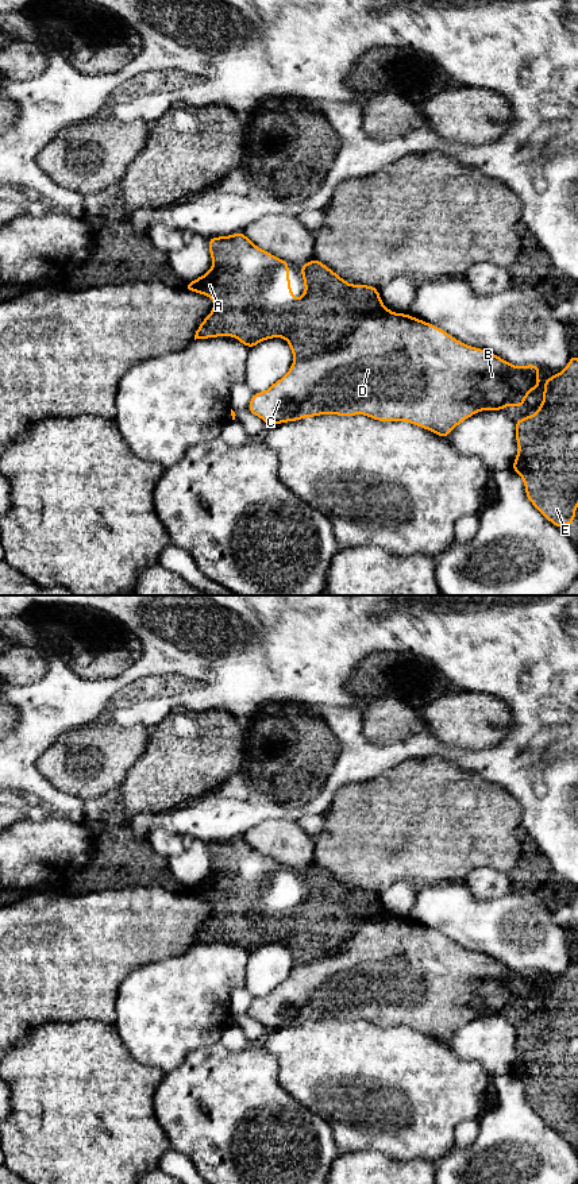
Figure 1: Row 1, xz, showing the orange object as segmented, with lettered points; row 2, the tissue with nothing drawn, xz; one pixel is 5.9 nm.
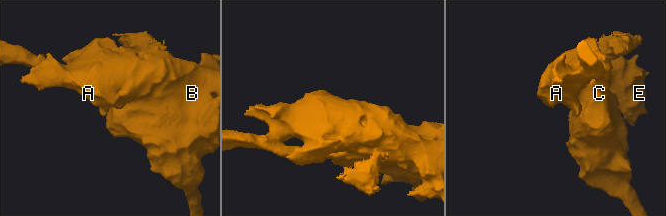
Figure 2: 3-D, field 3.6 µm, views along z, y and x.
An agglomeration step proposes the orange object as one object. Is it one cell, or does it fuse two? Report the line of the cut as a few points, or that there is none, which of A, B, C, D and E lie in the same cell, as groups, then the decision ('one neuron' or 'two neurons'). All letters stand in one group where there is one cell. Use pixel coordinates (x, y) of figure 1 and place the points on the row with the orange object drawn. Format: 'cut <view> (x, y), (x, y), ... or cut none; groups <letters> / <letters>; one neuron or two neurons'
cut xz (392, 312), (384, 316), (368, 316), (335, 348), (295, 361); groups A E / B C D; two neurons

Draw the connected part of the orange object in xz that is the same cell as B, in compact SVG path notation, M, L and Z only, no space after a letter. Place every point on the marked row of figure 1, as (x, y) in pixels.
M392 312L362 320L334 351L293 360L289 371L267 390L253 393L248 412L271 427L320 414L365 414L377 421L408 421L447 439L455 427L473 414L481 410L497 410L504 405L515 394L510 385L513 374L533 377L540 371L536 365L513 366L489 351L459 342L434 324L408 313Z

